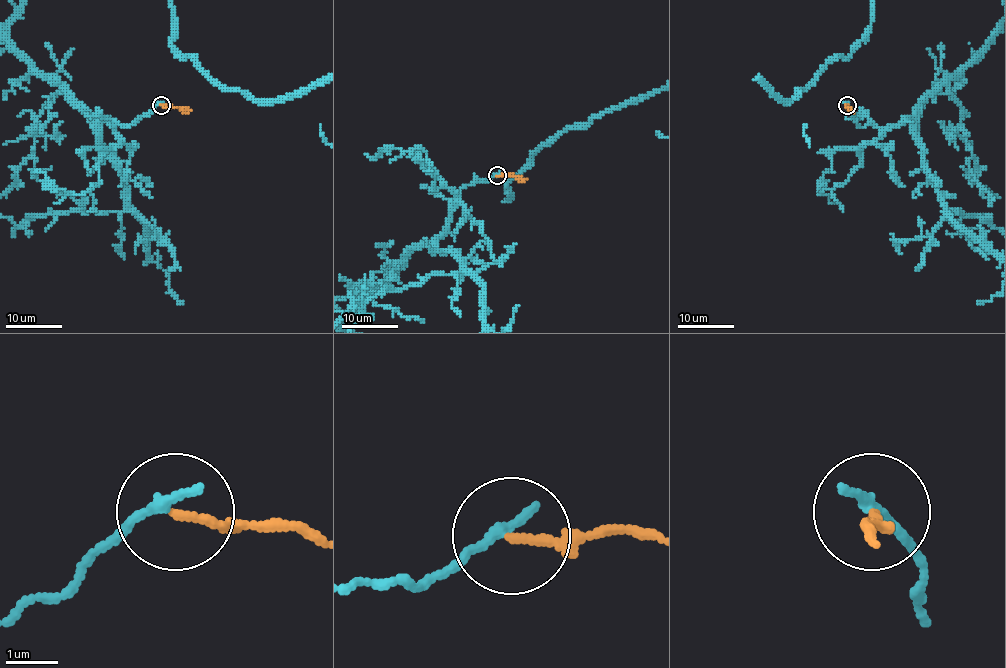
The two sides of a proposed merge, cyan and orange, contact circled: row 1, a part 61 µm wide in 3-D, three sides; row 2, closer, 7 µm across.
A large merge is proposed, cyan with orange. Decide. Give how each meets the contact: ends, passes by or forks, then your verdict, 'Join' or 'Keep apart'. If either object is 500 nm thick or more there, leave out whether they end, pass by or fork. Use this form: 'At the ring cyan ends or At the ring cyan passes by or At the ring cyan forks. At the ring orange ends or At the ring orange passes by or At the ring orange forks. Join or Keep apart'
At the ring cyan ends. At the ring orange ends. Keep apart

